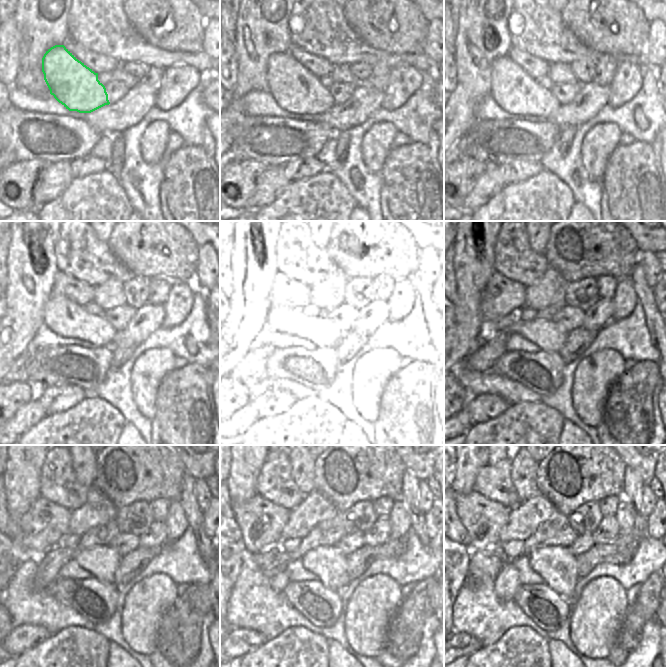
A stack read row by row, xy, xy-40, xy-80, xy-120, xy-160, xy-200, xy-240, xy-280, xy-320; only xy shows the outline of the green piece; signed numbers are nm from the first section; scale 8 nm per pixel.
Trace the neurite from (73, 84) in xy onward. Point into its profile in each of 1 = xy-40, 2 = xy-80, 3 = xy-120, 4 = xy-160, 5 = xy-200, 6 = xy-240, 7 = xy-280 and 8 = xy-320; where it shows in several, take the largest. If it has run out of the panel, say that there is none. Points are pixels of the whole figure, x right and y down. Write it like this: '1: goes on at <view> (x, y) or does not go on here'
1: goes on at xy-40 (296, 90)
2: goes on at xy-80 (513, 89)
3: goes on at xy-120 (64, 317)
4: goes on at xy-160 (320, 330)
5: goes on at xy-200 (548, 335)
6: goes on at xy-240 (102, 561)
7: goes on at xy-280 (328, 563)
8: goes on at xy-320 (557, 566)

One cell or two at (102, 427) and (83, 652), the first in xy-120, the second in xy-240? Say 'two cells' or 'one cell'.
one cell

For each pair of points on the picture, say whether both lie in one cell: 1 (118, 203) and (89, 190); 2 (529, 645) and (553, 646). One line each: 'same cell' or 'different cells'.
1: same cell
2: different cells

